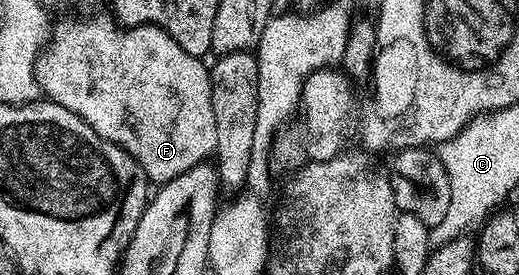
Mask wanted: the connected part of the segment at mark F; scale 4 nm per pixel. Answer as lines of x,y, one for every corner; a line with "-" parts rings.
106,16
61,20
58,24
56,21
44,49
37,55
35,78
48,99
83,118
99,138
131,154
150,181
160,186
197,164
206,163
217,151
209,68
202,57
187,54
163,29
153,24
118,26

